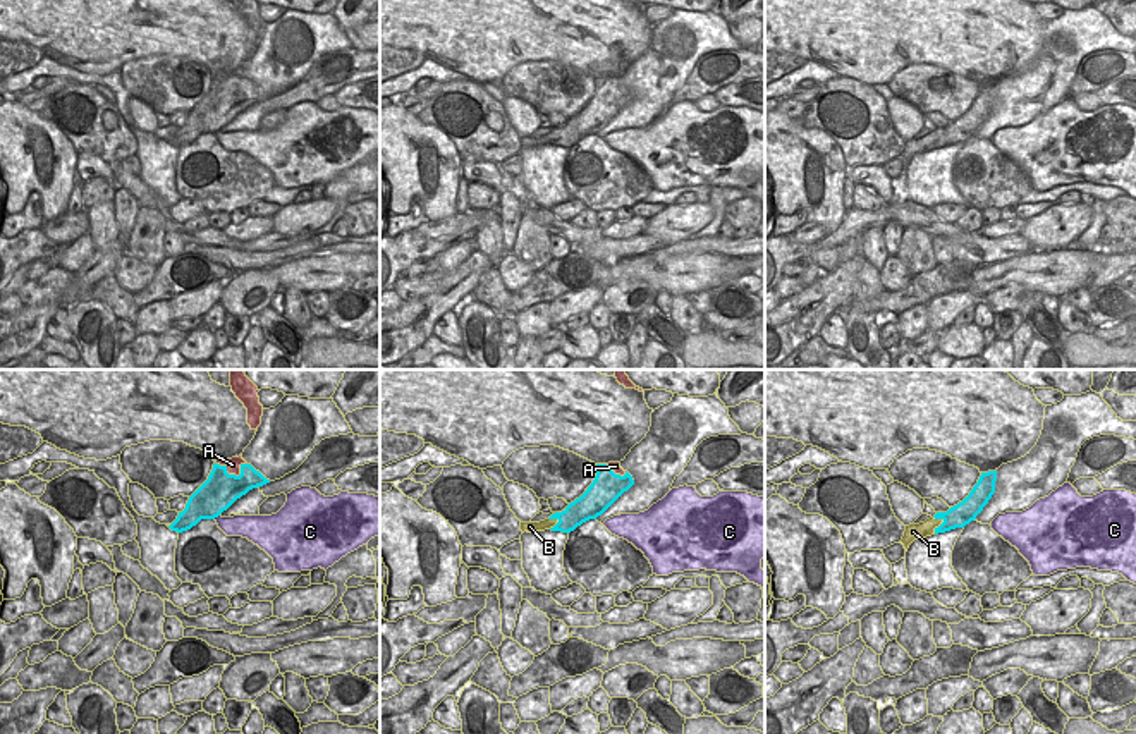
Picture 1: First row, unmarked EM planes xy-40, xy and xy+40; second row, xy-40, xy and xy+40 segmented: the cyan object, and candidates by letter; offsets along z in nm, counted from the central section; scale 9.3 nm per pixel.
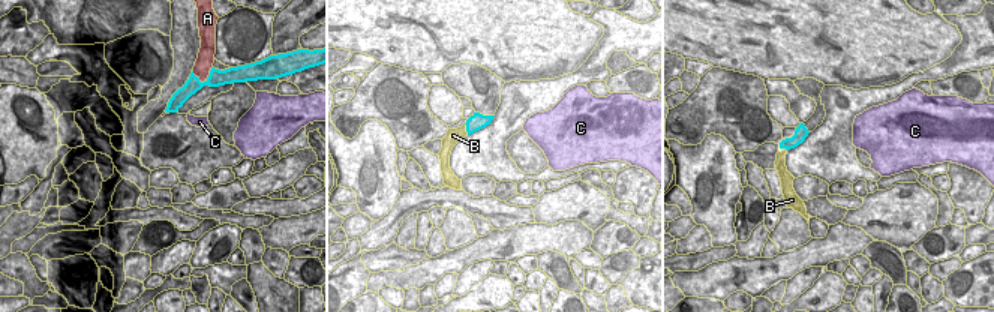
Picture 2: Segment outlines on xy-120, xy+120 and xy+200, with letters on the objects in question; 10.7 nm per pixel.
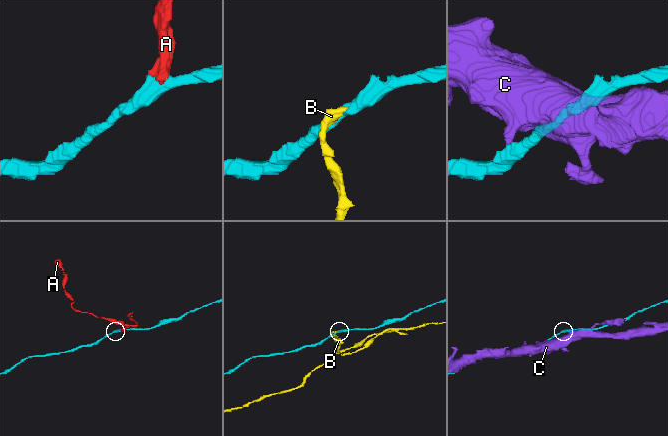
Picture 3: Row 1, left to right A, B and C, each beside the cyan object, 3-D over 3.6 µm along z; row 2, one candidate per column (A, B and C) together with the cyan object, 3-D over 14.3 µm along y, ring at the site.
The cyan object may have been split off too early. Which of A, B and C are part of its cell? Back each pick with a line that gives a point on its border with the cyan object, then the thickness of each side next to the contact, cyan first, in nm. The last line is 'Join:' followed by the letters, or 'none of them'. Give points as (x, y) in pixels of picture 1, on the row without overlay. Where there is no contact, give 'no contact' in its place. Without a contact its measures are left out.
Join: none of them

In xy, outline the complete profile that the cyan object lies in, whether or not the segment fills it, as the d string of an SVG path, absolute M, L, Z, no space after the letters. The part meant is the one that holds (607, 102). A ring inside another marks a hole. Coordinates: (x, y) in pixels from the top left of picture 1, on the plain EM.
M596 79L596 91L588 105L562 127L555 127L548 132L559 136L550 144L571 148L583 138L596 134L632 100L634 95L627 86L620 91L612 86L612 81Z

